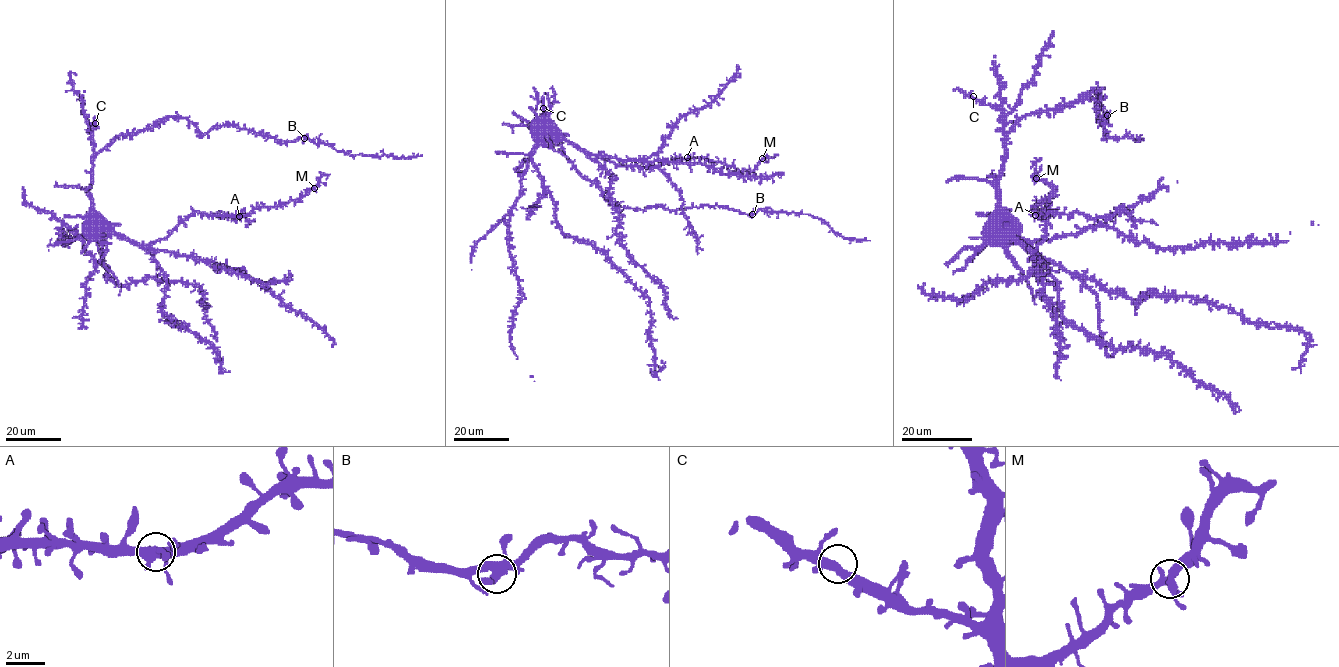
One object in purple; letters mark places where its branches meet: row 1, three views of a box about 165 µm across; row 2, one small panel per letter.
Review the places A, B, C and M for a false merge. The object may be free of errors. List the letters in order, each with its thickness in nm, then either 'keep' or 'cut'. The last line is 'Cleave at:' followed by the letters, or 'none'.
A: calibre 400 nm; keep
B: calibre 380 nm; keep
C: calibre 360 nm; keep
M: calibre 360 nm; keep
Cleave at: none

